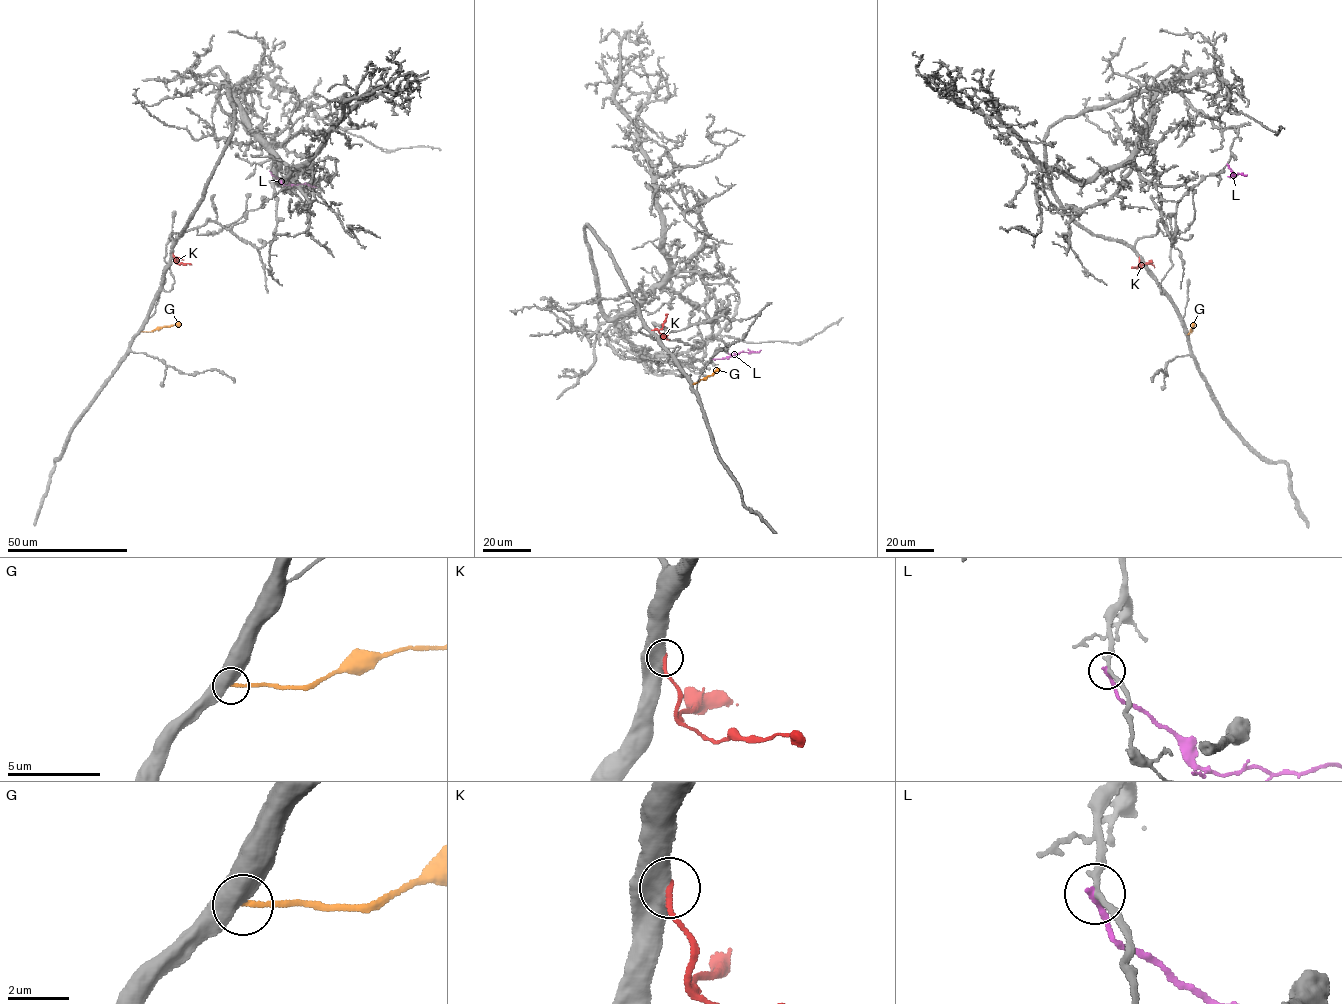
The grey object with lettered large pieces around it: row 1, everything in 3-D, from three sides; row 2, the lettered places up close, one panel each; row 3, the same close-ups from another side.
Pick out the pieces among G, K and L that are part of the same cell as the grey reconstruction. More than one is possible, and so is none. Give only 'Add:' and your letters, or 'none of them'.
Add: G

